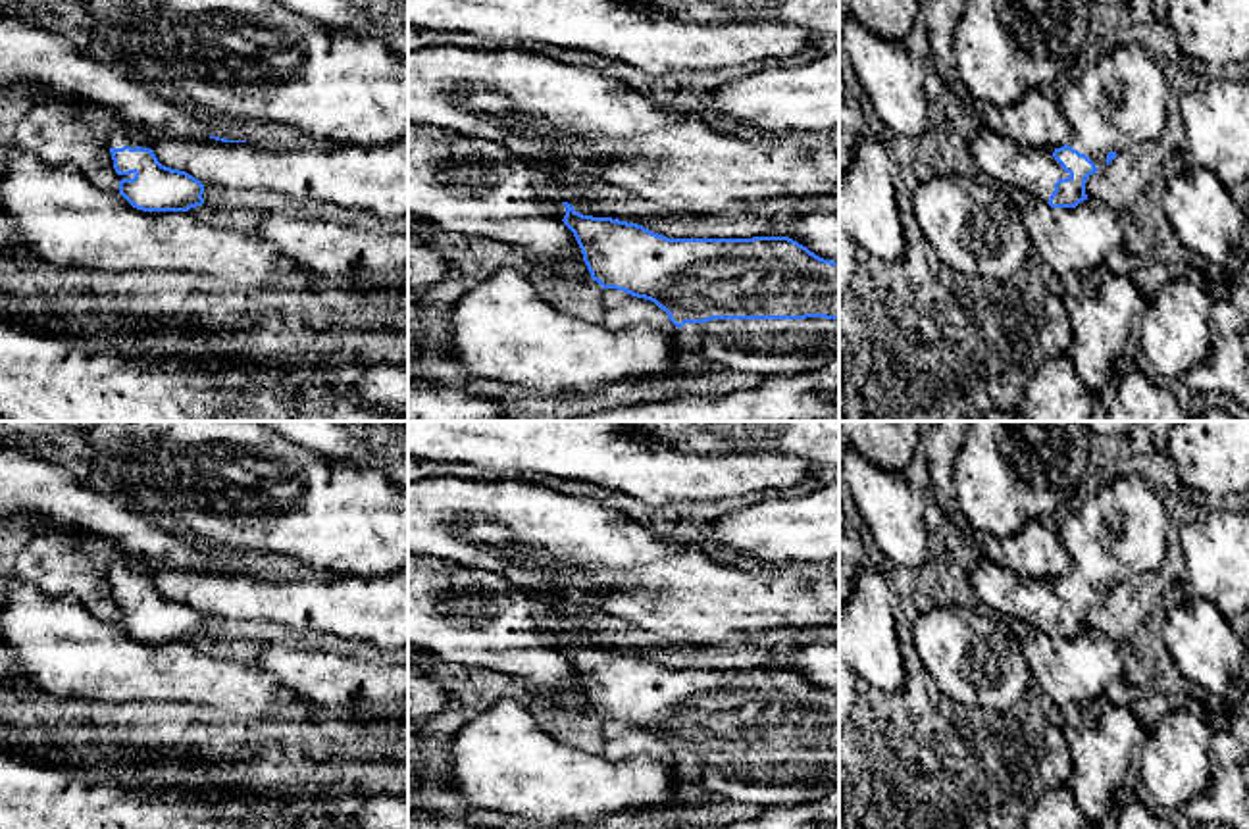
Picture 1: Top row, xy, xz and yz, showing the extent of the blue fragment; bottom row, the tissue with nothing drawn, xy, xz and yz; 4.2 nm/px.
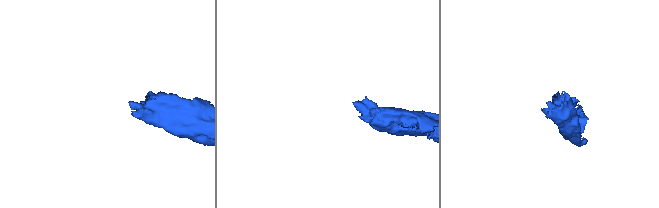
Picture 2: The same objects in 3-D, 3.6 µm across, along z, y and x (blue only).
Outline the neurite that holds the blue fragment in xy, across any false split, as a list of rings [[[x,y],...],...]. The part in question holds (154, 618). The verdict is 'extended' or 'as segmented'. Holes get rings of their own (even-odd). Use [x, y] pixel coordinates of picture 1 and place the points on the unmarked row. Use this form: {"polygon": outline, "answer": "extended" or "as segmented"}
{"polygon": [[[0,442],[0,529],[13,525],[17,515],[38,515],[40,533],[56,527],[71,533],[98,535],[117,546],[117,560],[108,565],[119,625],[142,642],[189,642],[204,635],[204,615],[187,602],[166,598],[152,577],[156,565],[177,569],[210,569],[208,556],[166,531],[156,517],[137,512],[110,490],[79,483],[67,467],[44,456],[27,454]]], "answer": "extended"}

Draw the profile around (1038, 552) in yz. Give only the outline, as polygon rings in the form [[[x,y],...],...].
[[[1041,519],[1026,523],[1014,537],[978,535],[980,554],[1020,577],[1060,579],[1070,571],[1070,556],[1058,531]]]

